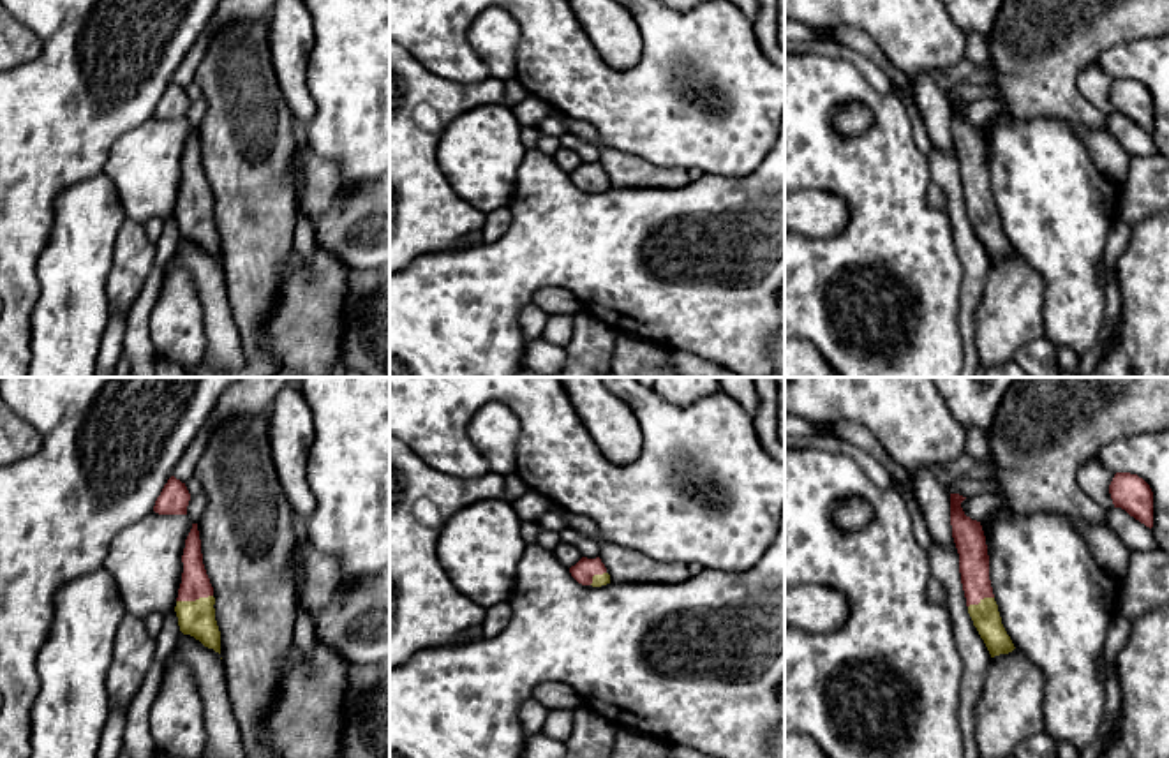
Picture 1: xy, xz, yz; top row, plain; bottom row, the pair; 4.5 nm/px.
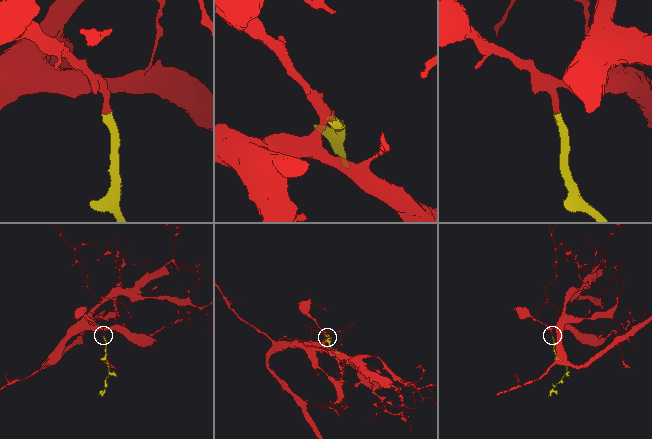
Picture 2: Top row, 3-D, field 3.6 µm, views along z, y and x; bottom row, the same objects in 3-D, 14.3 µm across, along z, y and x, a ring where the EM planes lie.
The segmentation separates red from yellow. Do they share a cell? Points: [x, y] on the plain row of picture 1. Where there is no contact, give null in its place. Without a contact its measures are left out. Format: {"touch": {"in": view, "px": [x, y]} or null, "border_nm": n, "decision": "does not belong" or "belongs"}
{"touch": {"in": "xy", "px": [194, 205]}, "border_nm": 170, "decision": "belongs"}

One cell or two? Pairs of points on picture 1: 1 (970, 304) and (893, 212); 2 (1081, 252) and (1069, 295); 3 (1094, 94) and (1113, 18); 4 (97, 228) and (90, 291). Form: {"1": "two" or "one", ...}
{"1": "two", "2": "one", "3": "two", "4": "one"}

